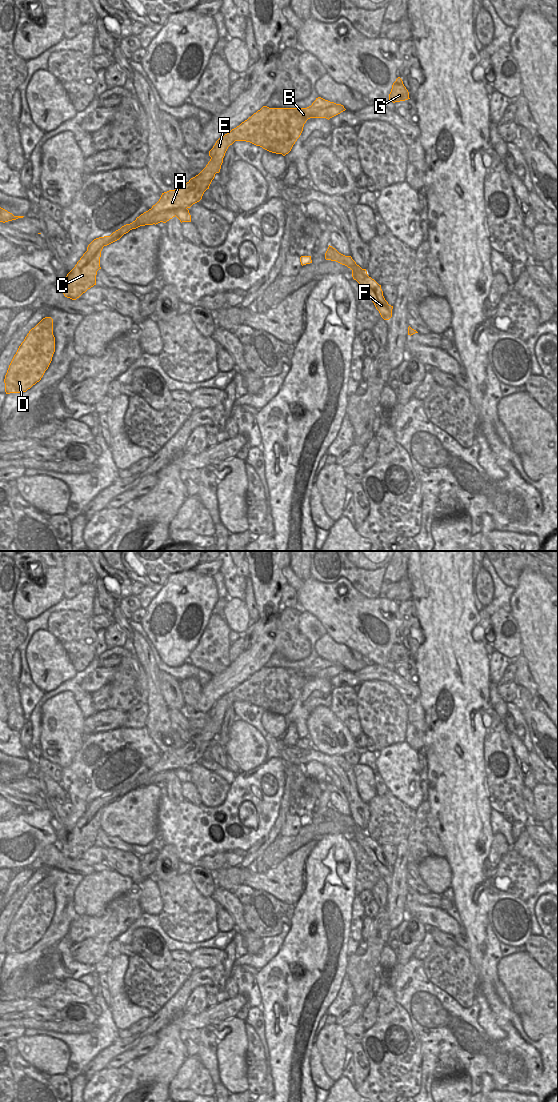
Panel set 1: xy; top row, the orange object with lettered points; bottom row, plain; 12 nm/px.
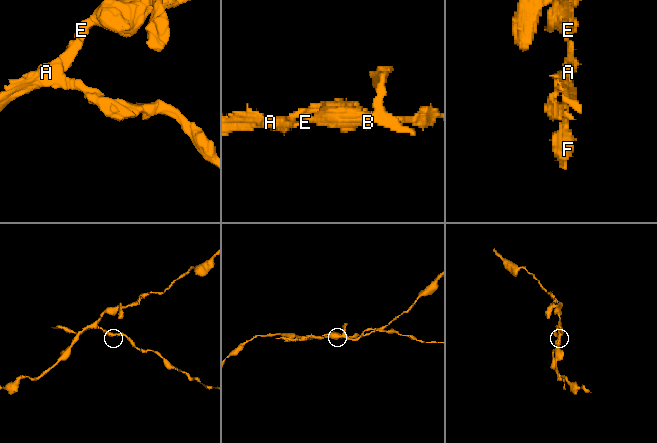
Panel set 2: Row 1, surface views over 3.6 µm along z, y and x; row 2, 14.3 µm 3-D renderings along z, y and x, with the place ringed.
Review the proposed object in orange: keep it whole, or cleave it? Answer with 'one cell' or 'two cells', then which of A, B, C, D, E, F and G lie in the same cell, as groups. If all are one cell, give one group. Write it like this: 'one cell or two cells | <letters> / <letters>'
two cells | A B C D E G / F

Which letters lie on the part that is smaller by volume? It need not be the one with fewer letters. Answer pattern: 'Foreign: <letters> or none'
Foreign: F

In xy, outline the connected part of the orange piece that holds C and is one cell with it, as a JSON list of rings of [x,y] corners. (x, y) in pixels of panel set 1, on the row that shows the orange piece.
[[[321,97],[316,98],[311,106],[307,108],[269,108],[263,106],[260,110],[254,113],[247,120],[242,122],[239,126],[232,129],[229,133],[220,137],[213,148],[209,151],[210,161],[206,167],[195,177],[191,178],[182,188],[169,190],[162,193],[159,201],[152,206],[151,209],[141,214],[130,224],[122,226],[120,229],[113,232],[110,236],[104,236],[94,239],[87,247],[87,251],[83,254],[80,260],[77,262],[75,267],[67,274],[63,279],[63,284],[60,286],[59,290],[64,294],[65,297],[72,300],[76,300],[88,289],[96,285],[96,275],[97,271],[101,269],[100,267],[100,257],[101,251],[106,243],[128,233],[132,229],[136,229],[140,226],[144,226],[150,221],[150,219],[159,213],[166,212],[168,210],[175,209],[187,209],[193,204],[199,202],[202,199],[204,192],[209,189],[212,180],[216,173],[220,172],[221,165],[223,163],[223,158],[230,145],[235,141],[246,141],[250,142],[256,146],[260,146],[263,149],[285,156],[288,154],[297,139],[300,137],[304,124],[310,118],[326,118],[330,119],[341,112],[345,111],[343,105],[330,102]]]

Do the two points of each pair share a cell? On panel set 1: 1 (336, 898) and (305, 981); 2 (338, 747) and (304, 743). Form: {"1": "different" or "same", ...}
{"1": "same", "2": "different"}

